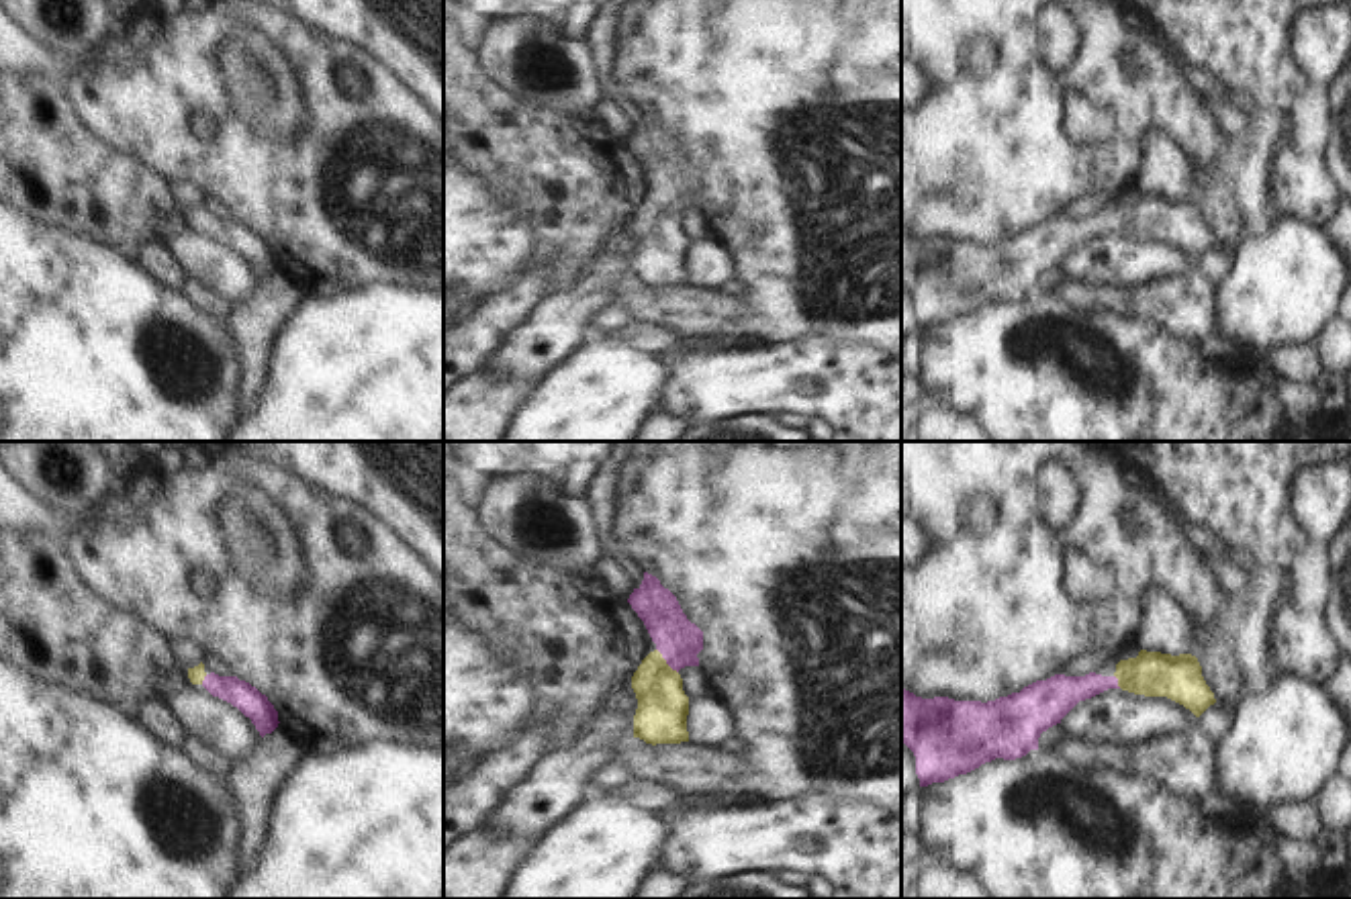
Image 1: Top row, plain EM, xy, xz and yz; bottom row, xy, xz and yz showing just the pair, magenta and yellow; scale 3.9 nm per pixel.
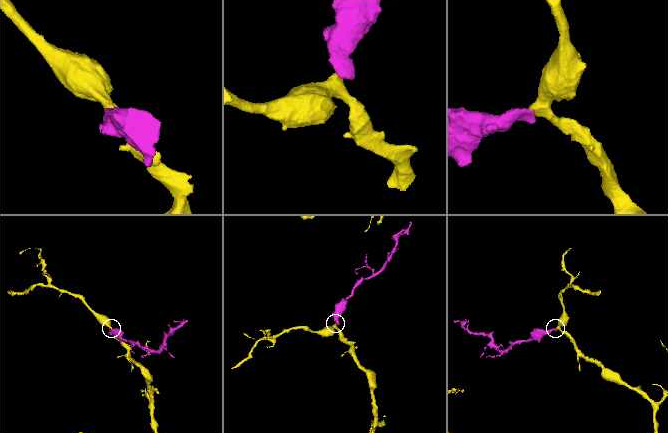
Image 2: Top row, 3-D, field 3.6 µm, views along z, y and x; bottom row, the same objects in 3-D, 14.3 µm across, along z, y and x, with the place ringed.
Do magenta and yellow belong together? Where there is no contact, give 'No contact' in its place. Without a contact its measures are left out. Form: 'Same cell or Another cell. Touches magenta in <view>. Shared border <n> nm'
Same cell. Touches magenta in xz. Shared border 130 nm

